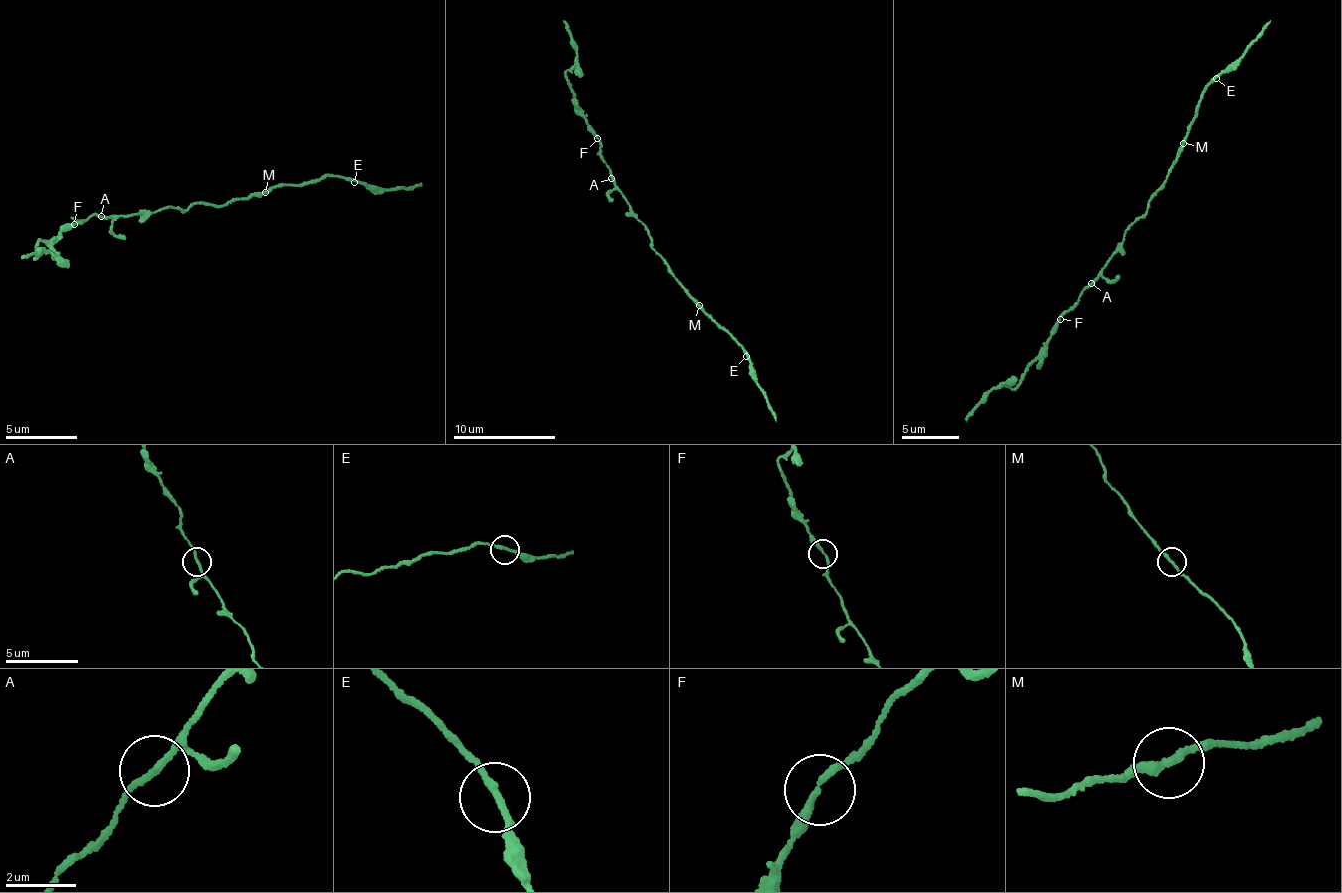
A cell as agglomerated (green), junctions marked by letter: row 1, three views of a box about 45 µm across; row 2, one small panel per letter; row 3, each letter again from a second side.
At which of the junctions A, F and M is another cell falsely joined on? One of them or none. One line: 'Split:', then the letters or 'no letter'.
Split: M

